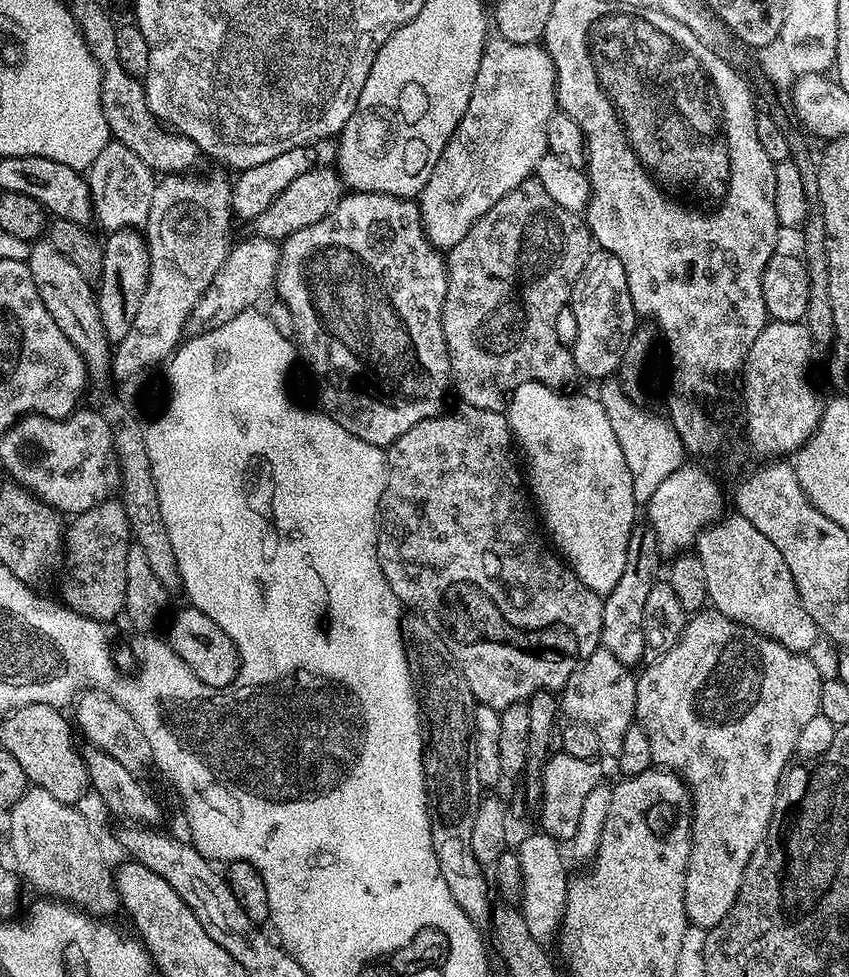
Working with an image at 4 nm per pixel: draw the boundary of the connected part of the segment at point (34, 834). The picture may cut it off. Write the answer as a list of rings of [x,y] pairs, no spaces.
[[[35,786],[29,787],[26,794],[22,794],[22,798],[18,798],[18,802],[14,802],[14,806],[7,809],[6,816],[8,816],[8,844],[12,847],[12,856],[16,859],[16,864],[14,863],[15,871],[18,873],[21,881],[25,885],[28,884],[32,888],[37,888],[39,895],[44,898],[51,898],[54,900],[63,900],[77,909],[83,910],[90,916],[97,918],[112,918],[112,915],[117,911],[121,911],[122,905],[120,902],[120,895],[116,893],[116,885],[114,883],[114,872],[110,867],[108,869],[108,864],[104,861],[104,848],[100,845],[100,840],[96,837],[96,832],[94,829],[88,825],[88,820],[79,812],[79,807],[63,804],[58,802],[58,798],[54,798],[54,794],[50,794],[50,790],[42,790]]]

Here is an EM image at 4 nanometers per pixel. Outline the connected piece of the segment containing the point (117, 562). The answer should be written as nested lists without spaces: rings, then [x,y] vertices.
[[[119,499],[103,500],[81,516],[71,517],[66,528],[66,552],[70,560],[72,556],[72,573],[60,584],[63,607],[101,622],[119,617],[126,602],[126,558],[133,544],[132,527]]]

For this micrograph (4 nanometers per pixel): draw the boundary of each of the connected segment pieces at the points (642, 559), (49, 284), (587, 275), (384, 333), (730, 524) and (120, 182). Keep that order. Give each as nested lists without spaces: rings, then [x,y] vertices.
[[[651,526],[633,528],[628,539],[626,566],[622,569],[622,578],[618,578],[618,586],[614,586],[614,590],[610,590],[603,597],[601,645],[606,650],[610,650],[610,654],[614,654],[614,658],[618,658],[618,662],[629,666],[636,666],[636,663],[641,663],[644,660],[644,611],[646,610],[646,598],[649,596],[652,587],[658,582],[659,576],[656,575],[659,572],[661,575],[662,564],[660,568],[660,559],[662,559],[660,543]]]
[[[41,238],[28,249],[26,266],[30,270],[30,278],[34,278],[34,286],[38,298],[42,298],[42,306],[46,306],[46,314],[54,318],[58,330],[70,338],[70,346],[78,350],[88,367],[88,375],[93,381],[109,379],[112,371],[113,341],[108,339],[106,326],[102,326],[102,314],[97,289],[93,281],[87,280],[83,274],[66,258],[66,254],[54,250],[54,246],[46,238]]]
[[[603,250],[593,251],[572,288],[570,306],[578,322],[578,338],[570,345],[577,373],[592,380],[600,380],[611,372],[613,375],[619,369],[624,347],[638,326],[638,313],[630,298],[626,270],[617,256]]]
[[[352,192],[345,194],[336,203],[336,209],[322,222],[314,222],[314,226],[306,226],[306,230],[298,230],[290,234],[279,245],[280,260],[277,262],[275,295],[290,310],[294,318],[294,344],[298,349],[298,356],[308,363],[310,371],[316,375],[320,384],[333,384],[333,388],[325,394],[326,411],[338,426],[350,430],[354,438],[362,438],[362,442],[370,442],[374,446],[387,449],[388,445],[395,442],[410,426],[418,426],[426,418],[434,418],[445,411],[444,395],[450,392],[452,380],[452,367],[448,357],[448,347],[444,341],[442,330],[442,306],[446,298],[446,282],[448,281],[448,261],[445,253],[433,246],[424,233],[420,206],[415,199],[407,196],[391,196],[377,192]]]
[[[738,514],[731,515],[709,524],[694,545],[695,555],[706,566],[706,590],[711,607],[726,614],[726,618],[777,640],[792,652],[811,653],[822,633],[814,618],[806,614],[802,598],[798,598],[798,586],[794,586],[794,574],[790,574],[786,558],[778,554],[774,542],[758,526],[750,526]]]
[[[108,143],[102,154],[98,154],[98,158],[94,158],[94,162],[87,168],[86,179],[92,195],[95,223],[100,223],[105,233],[111,234],[123,228],[140,230],[147,225],[157,177],[152,168],[146,166],[138,154],[134,154],[134,150],[124,144]]]

